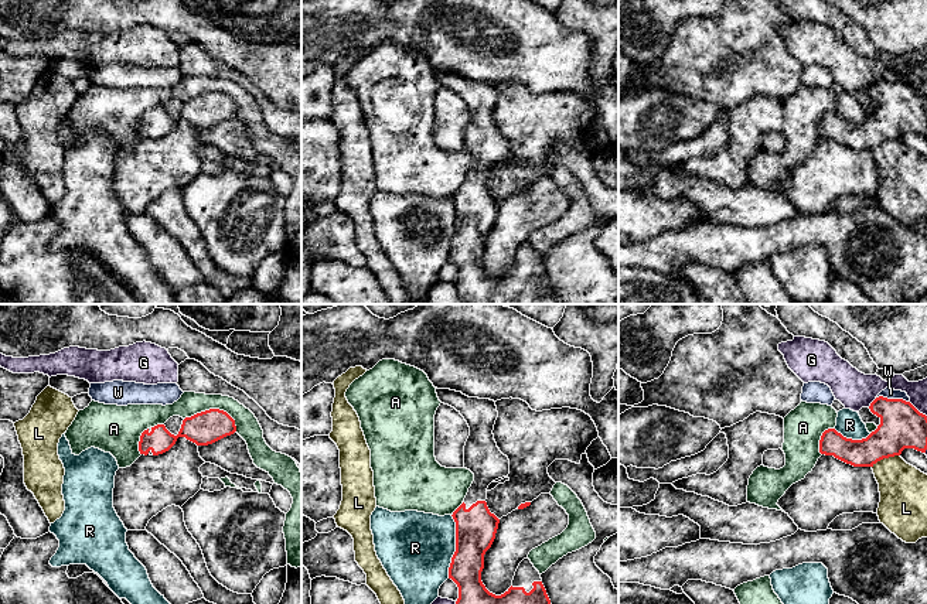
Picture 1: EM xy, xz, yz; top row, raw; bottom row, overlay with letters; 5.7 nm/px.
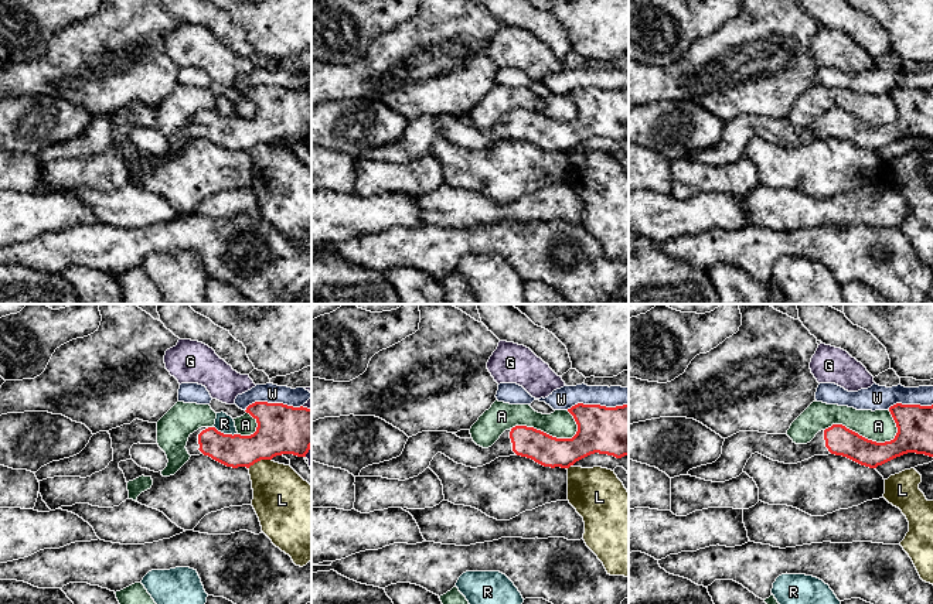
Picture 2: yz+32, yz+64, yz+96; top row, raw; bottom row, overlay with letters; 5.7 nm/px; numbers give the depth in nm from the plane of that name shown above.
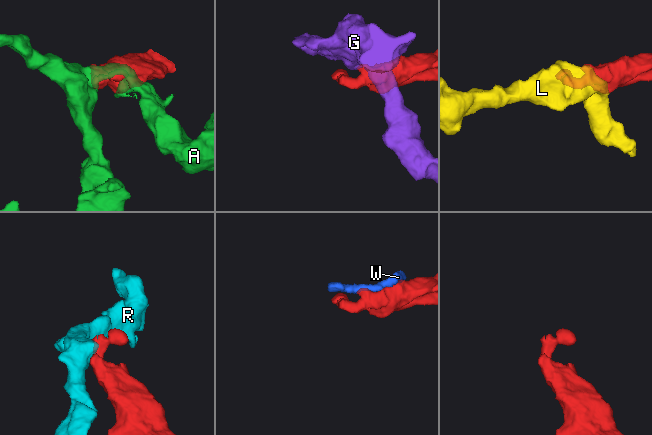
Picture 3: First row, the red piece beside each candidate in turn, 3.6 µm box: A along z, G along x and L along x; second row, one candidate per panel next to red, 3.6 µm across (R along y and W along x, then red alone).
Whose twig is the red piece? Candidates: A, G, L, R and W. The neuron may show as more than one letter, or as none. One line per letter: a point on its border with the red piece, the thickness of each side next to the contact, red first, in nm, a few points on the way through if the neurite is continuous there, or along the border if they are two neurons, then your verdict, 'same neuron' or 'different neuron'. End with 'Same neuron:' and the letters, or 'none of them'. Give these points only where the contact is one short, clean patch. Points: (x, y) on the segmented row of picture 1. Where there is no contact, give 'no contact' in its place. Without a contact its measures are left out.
A: contact xy (214, 409); calibres 190 and 140 nm; different neuron
G: contact yz (872, 402); calibres 260 and 220 nm; different neuron
L: contact yz (885, 457); calibres 260 and 280 nm; border yz (899, 454), (883, 457), (872, 467); different neuron
R: contact xz (456, 546); calibres 240 and 420 nm; border xz (452, 515), (455, 522), (455, 553), (447, 577); different neuron
W: contact yz (893, 399); calibres 260 and 60 nm; different neuron
Same neuron: none of them

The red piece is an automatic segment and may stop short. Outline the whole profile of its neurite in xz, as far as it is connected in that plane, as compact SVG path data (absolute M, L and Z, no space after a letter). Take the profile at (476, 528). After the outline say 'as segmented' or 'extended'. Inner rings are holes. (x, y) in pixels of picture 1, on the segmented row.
M437 388L436 393L439 400L454 407L470 427L464 446L464 468L474 474L474 481L463 504L451 515L456 522L456 552L449 567L449 579L459 587L456 604L551 604L541 574L528 557L519 563L512 586L504 594L495 596L483 584L484 554L491 547L500 523L487 506L487 488L493 481L509 474L509 460L500 451L493 434L498 412L495 402L490 399L468 397L461 392Z | extended

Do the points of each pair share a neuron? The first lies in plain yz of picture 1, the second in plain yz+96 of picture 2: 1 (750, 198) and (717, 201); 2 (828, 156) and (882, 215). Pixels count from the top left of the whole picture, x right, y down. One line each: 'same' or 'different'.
1: different
2: different

